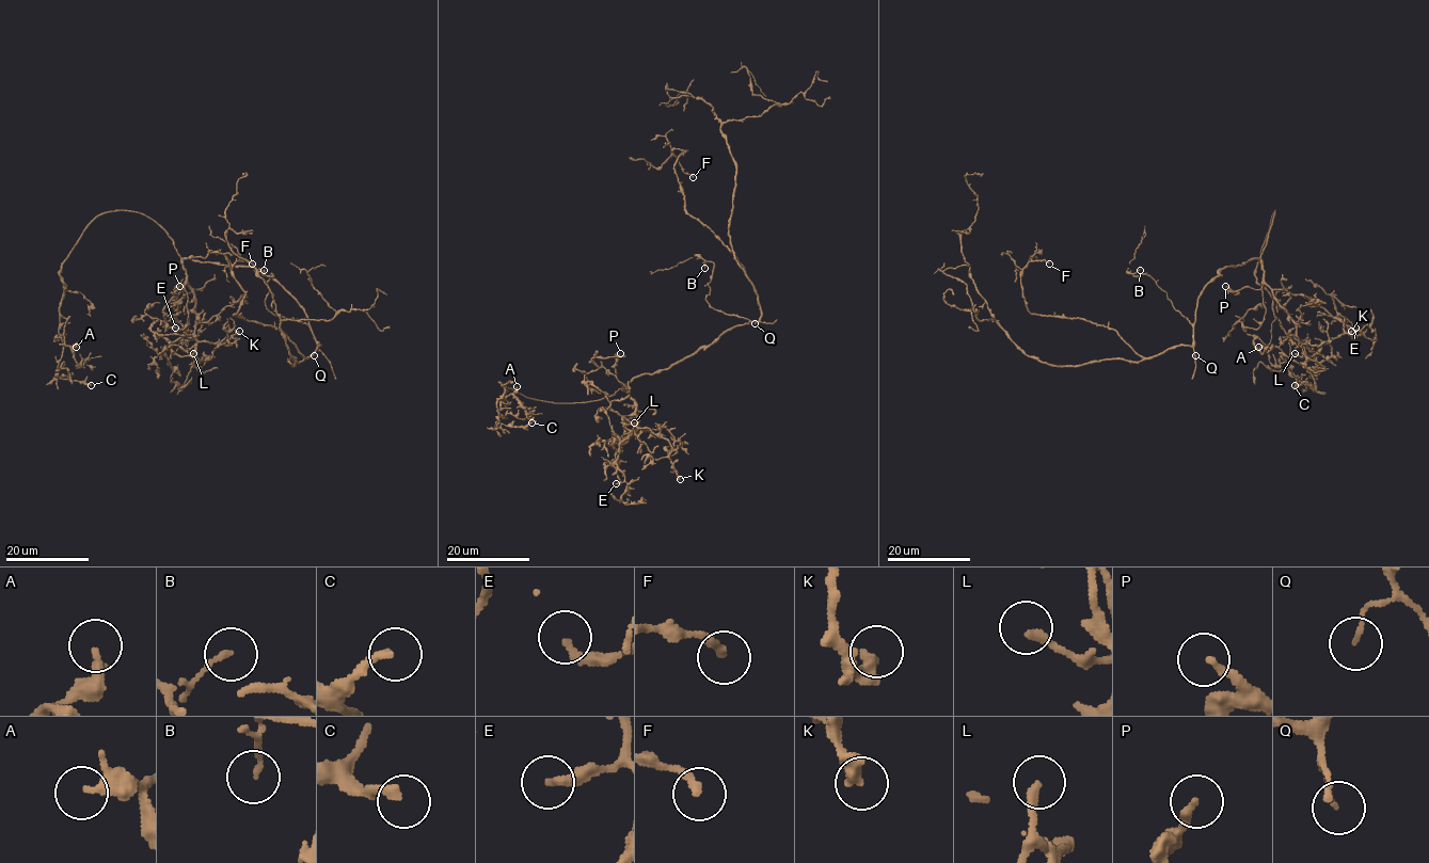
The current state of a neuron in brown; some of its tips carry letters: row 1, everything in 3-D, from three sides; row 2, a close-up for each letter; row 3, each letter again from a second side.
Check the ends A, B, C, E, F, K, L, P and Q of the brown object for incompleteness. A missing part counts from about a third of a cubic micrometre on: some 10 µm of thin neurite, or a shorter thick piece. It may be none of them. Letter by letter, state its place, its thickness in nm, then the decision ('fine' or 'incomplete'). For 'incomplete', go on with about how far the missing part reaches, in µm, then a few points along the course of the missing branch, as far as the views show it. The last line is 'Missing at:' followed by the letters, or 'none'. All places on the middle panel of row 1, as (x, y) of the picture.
A: at (517, 386); 240 nm thick; fine
B: at (704, 268); 140 nm thick; fine
C: at (532, 422); 220 nm thick; fine
E: at (616, 483); 240 nm thick; fine
F: at (693, 177); 240 nm thick; fine
K: at (680, 479); 420 nm thick; fine
L: at (634, 422); 240 nm thick; fine
P: at (620, 353); 220 nm thick; fine
Q: at (755, 323); 120 nm thick; fine
Missing at: none

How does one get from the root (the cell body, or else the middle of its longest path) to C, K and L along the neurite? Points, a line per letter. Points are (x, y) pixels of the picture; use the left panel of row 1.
C: (296, 301), (252, 267), (183, 258), (173, 239), (138, 212), (101, 213), (60, 273), (58, 376), (91, 385)
K: (296, 301), (252, 267), (184, 258), (186, 283), (195, 302), (195, 338), (231, 345), (228, 340), (239, 331)
L: (296, 301), (275, 281), (252, 267), (184, 258), (186, 283), (192, 289), (195, 302), (193, 353)

